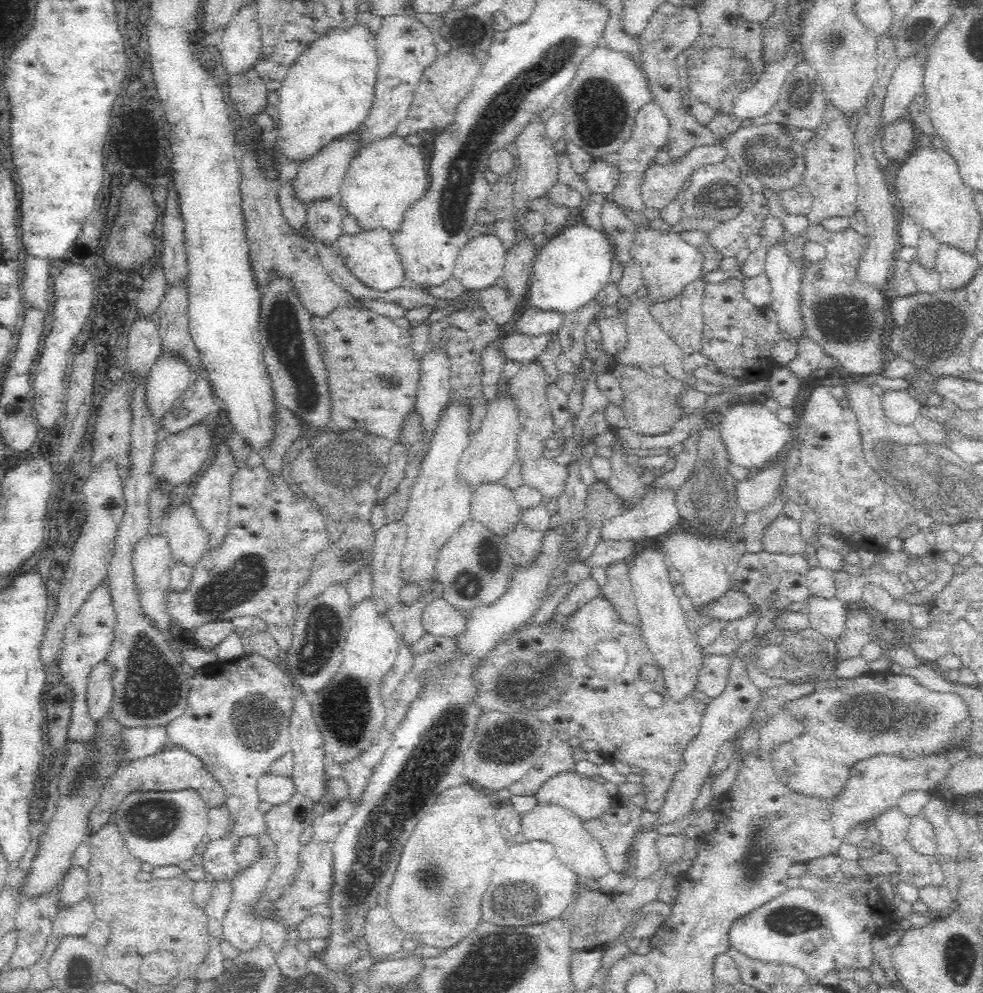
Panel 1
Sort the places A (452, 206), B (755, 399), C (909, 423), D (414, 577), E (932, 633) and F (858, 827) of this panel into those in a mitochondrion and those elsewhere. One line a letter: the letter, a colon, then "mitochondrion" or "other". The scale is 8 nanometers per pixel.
A: mitochondrion
B: other
C: other
D: other
E: other
F: other

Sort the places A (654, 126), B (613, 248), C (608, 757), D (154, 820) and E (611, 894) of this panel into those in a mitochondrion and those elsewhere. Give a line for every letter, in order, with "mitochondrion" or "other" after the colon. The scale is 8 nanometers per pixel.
A: other
B: other
C: other
D: mitochondrion
E: other

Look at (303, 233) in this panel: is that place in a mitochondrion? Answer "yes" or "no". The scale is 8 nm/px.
no

